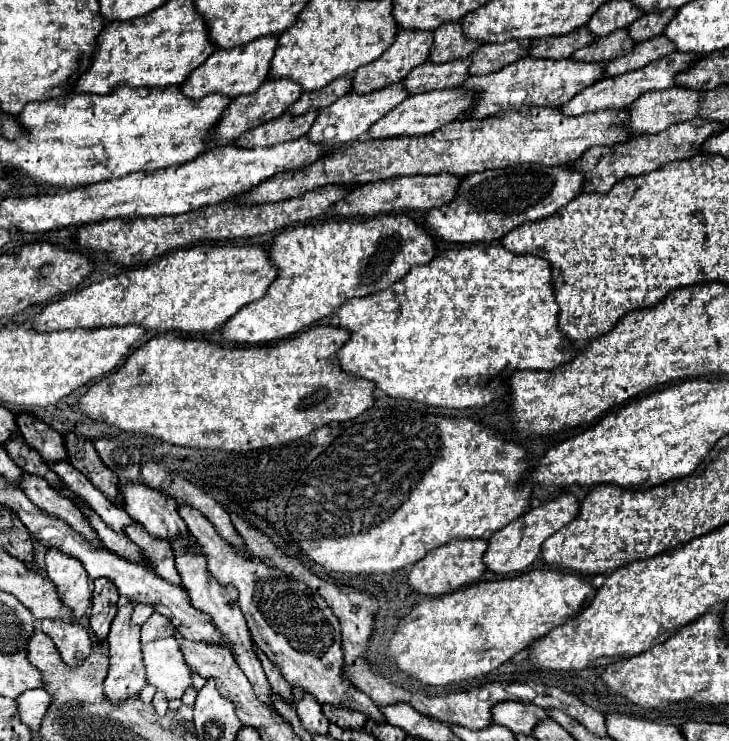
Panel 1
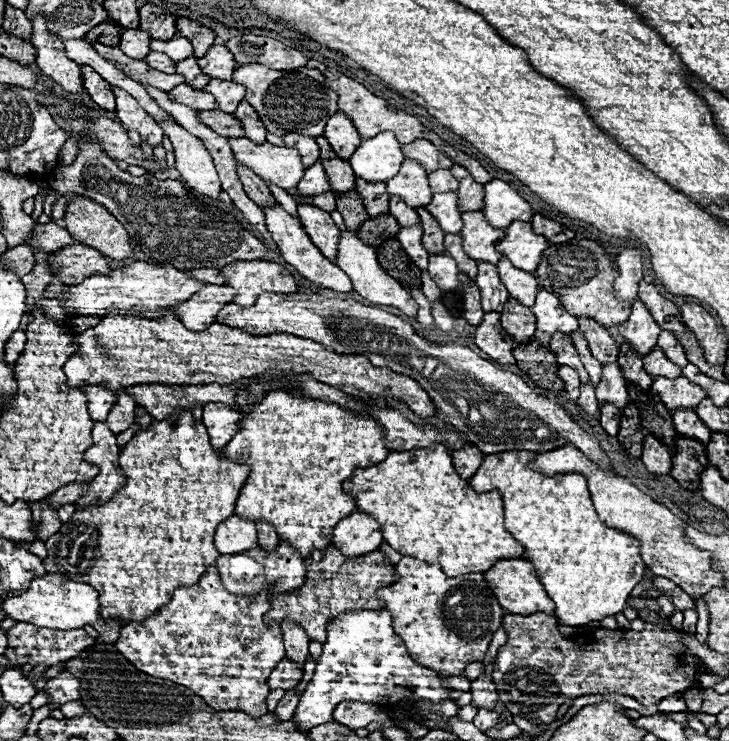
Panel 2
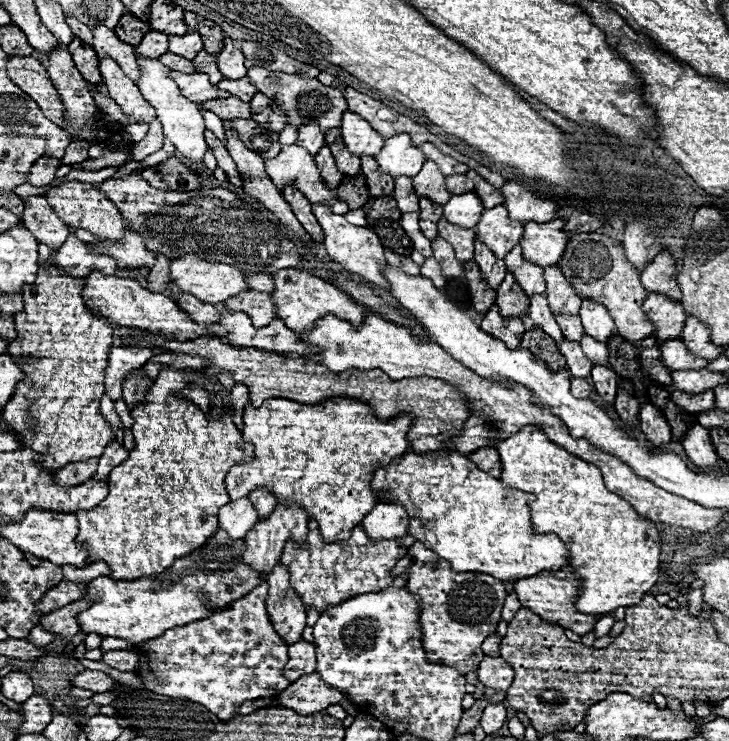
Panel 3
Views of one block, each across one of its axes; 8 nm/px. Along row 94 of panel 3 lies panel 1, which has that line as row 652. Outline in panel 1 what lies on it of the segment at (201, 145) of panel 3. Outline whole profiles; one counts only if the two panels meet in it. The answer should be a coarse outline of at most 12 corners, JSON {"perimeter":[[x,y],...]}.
{"perimeter":[[176,638],[142,646],[148,682],[168,700],[192,686]]}

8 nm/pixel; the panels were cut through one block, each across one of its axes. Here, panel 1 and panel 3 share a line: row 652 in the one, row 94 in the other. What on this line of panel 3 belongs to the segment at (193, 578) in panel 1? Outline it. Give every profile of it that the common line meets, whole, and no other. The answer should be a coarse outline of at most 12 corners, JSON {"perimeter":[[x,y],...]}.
{"perimeter":[[224,80],[218,88],[250,102],[258,88],[248,80]]}

